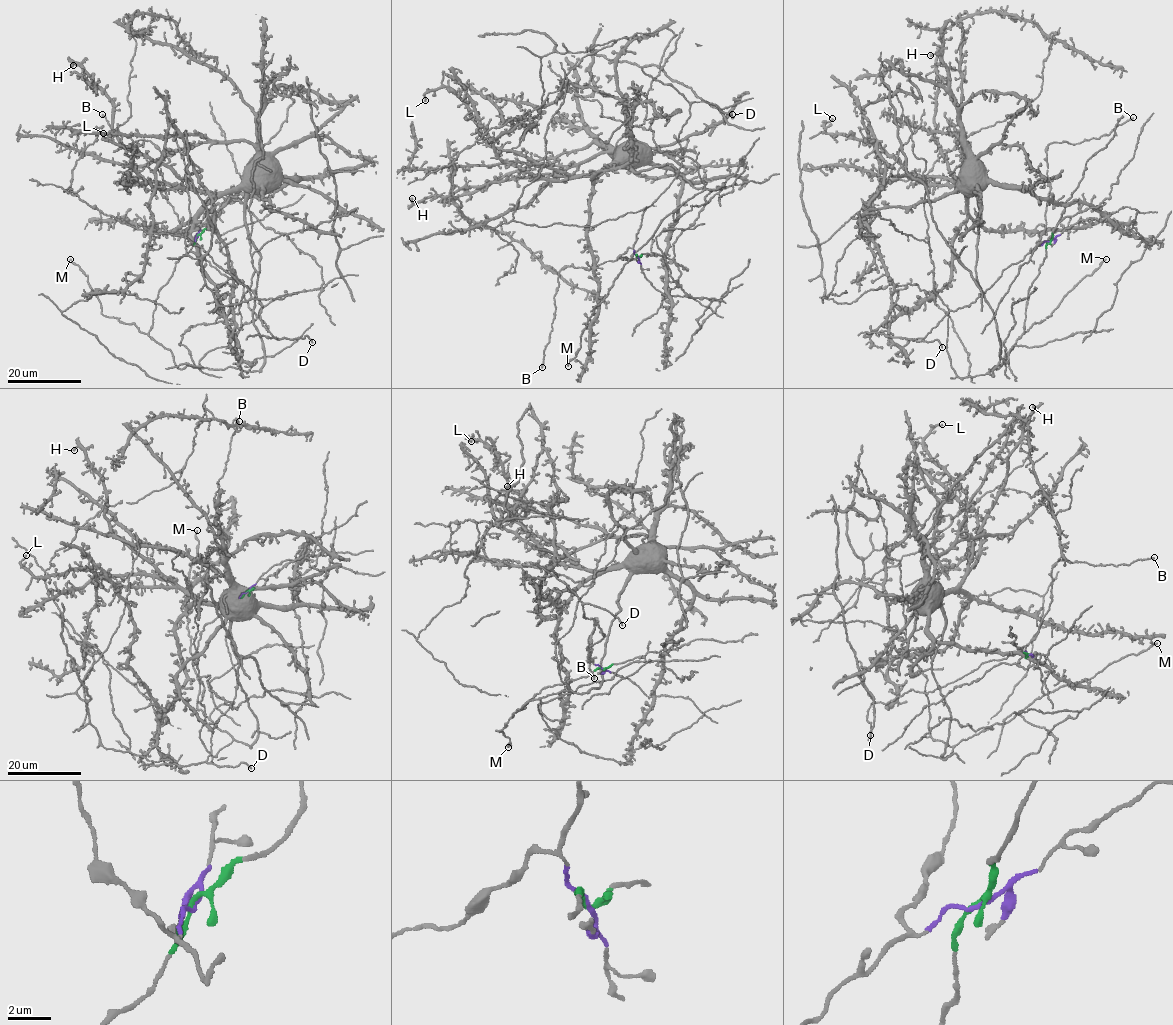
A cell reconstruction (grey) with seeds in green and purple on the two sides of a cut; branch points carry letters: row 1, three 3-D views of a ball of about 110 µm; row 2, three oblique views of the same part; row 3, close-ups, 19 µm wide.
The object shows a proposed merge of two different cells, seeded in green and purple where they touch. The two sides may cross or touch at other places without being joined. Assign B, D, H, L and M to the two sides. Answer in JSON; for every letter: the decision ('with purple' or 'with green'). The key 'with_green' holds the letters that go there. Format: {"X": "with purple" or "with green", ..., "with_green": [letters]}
{"B": "with purple", "D": "with purple", "H": "with green", "L": "with green", "M": "with green", "with_green": ["H", "L", "M"]}

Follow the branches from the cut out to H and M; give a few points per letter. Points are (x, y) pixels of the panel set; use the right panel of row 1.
H: (1050, 240), (1024, 330), (988, 373), (1000, 342), (975, 269), (981, 207), (934, 138), (930, 55)
M: (1050, 240), (1039, 273), (1028, 291), (1023, 333), (1034, 323), (1050, 316), (1064, 297), (1106, 259)

